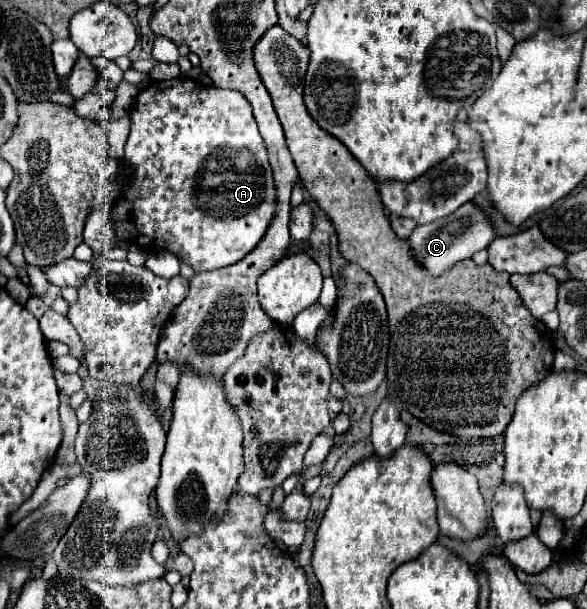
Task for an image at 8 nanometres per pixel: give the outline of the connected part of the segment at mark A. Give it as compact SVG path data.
M176 77L170 81L152 81L146 89L142 89L138 93L136 103L130 111L130 119L132 119L130 135L128 135L128 141L124 145L124 157L122 157L122 161L130 167L128 187L126 187L124 195L116 201L116 205L110 209L110 219L114 221L114 233L120 239L126 239L126 241L138 245L146 253L154 253L158 249L170 251L180 261L188 263L194 271L220 269L220 267L226 267L226 265L240 261L246 253L250 253L256 247L256 243L264 237L264 233L270 225L270 219L274 215L274 205L276 205L276 191L274 191L272 169L270 169L268 155L266 155L266 145L264 145L262 135L258 133L258 125L254 121L252 107L246 101L246 97L234 89L210 87L210 85L204 85L204 83L190 79L190 77Z

